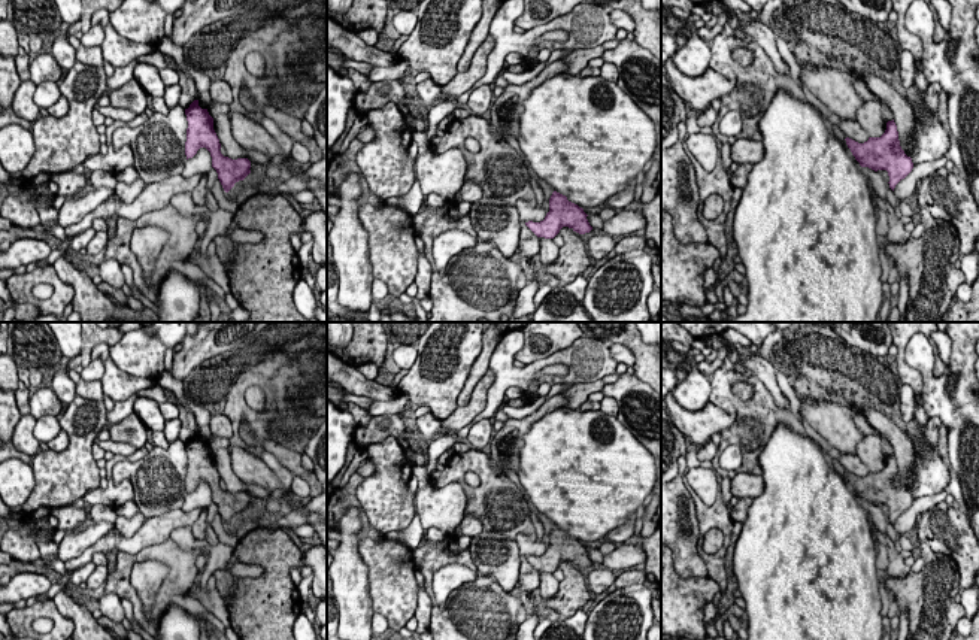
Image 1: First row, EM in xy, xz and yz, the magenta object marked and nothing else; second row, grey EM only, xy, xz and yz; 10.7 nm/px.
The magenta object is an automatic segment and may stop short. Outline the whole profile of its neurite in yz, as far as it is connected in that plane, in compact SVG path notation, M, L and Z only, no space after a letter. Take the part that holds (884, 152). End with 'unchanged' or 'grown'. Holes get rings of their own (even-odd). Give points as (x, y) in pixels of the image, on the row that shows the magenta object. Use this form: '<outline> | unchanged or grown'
M894 119L886 122L886 130L881 137L869 137L864 143L858 143L849 137L845 140L861 167L869 167L875 172L888 172L888 183L892 191L913 169L912 158L900 146Z | unchanged

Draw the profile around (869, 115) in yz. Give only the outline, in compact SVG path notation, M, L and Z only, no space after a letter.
M869 100L857 110L857 121L869 137L881 137L886 130L886 118L882 115L881 101Z

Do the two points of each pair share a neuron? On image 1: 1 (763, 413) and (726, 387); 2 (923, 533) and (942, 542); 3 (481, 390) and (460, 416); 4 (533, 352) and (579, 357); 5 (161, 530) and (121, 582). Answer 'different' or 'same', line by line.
1: same
2: same
3: same
4: different
5: different

